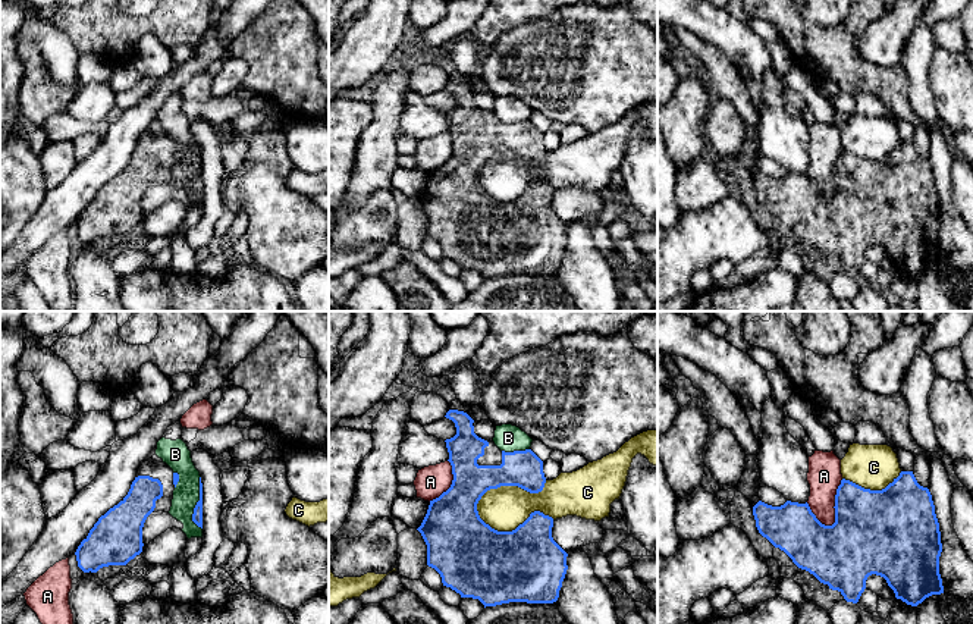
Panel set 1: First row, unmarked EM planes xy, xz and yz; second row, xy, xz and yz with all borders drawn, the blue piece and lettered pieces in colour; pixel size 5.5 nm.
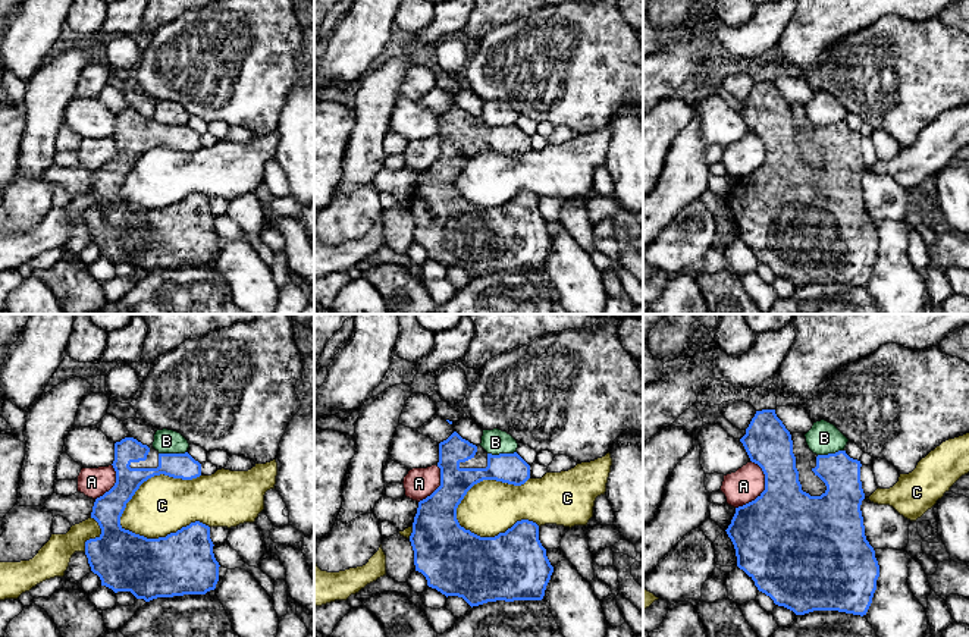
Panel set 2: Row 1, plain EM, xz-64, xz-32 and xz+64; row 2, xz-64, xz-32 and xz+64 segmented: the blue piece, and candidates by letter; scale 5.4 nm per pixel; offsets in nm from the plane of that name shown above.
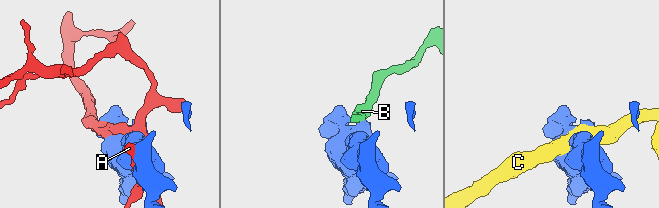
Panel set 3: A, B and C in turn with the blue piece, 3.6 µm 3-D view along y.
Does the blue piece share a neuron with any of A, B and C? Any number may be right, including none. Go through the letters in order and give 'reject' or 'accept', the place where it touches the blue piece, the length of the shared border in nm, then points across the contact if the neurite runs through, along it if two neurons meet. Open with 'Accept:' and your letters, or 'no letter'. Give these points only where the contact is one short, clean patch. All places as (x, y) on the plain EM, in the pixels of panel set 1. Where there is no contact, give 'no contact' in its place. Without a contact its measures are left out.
Accept: no letter
A: reject; meets blue in yz at (835, 176); contact 280 nm long
B: reject; meets blue in xy at (197, 173); contact 300 nm long; border along xy (200, 147), (200, 171), (194, 179), (192, 191), (201, 200)
C: reject; meets blue in xz at (512, 201); contact 440 nm long

